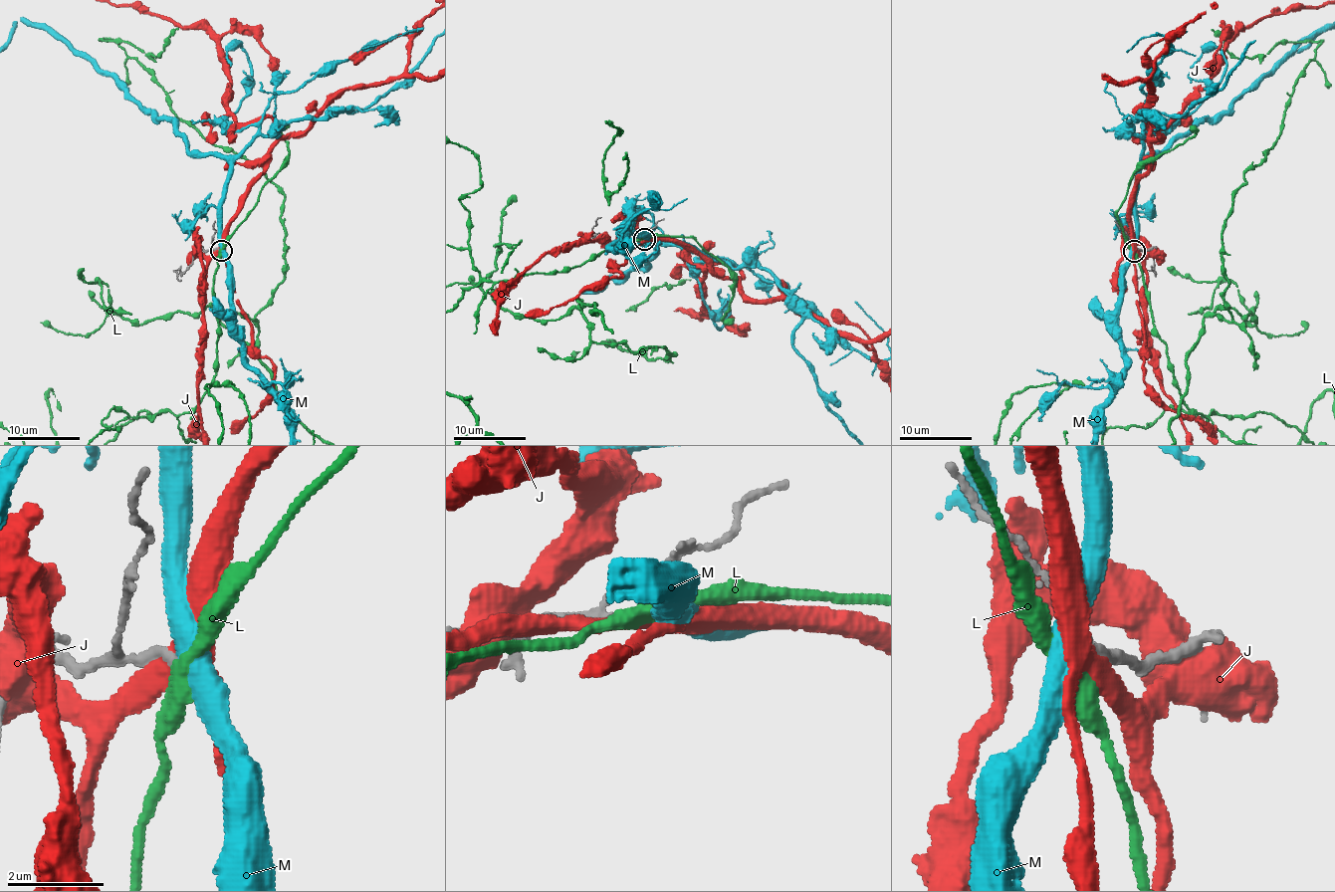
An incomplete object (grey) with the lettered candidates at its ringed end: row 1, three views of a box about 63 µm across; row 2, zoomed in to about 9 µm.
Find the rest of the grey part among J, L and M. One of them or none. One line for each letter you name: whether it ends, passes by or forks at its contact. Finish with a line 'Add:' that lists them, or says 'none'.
Add: none

